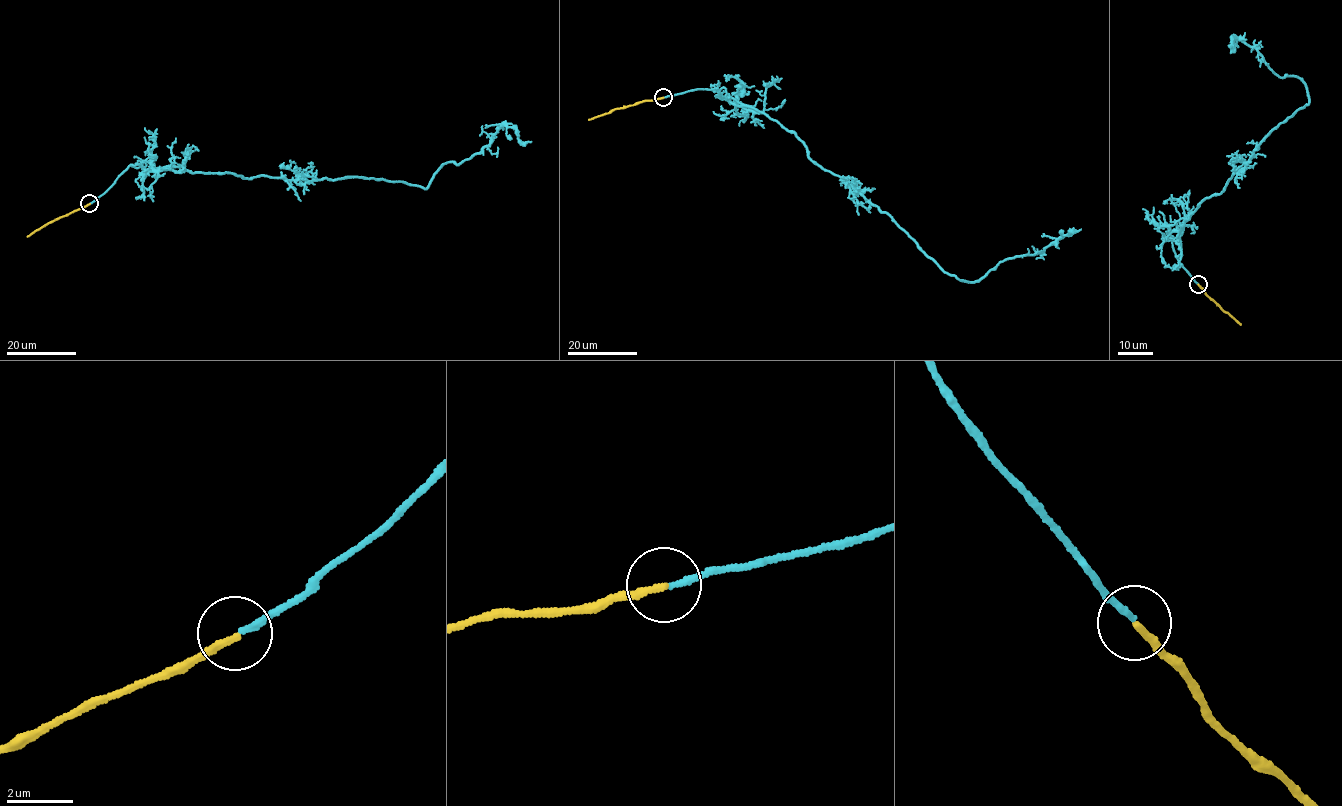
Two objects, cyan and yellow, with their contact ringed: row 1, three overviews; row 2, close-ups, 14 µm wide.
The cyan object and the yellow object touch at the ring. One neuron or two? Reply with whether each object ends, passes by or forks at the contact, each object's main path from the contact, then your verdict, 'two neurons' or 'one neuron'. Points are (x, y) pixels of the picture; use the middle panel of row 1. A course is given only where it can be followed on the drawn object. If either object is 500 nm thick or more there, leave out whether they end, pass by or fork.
cyan ends; yellow ends; course cyan (663, 97), (724, 87), (793, 132), (807, 155), (959, 280), (973, 282), (1081, 229); course yellow (663, 98), (614, 109), (588, 120); two neurons

